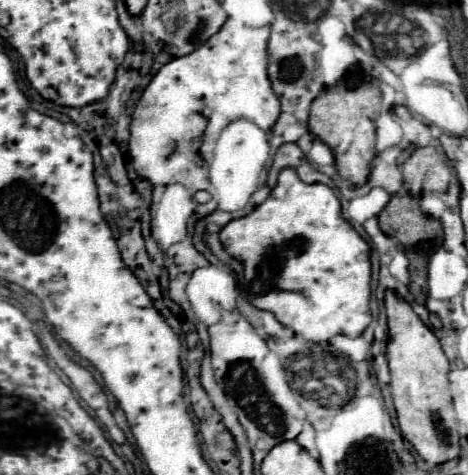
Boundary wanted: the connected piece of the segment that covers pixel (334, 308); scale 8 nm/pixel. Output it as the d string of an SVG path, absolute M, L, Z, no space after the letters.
M287 167L279 173L277 187L271 191L267 201L257 205L255 211L251 211L249 215L227 223L227 227L223 227L219 237L225 251L231 257L245 263L247 299L257 309L271 311L279 323L293 329L297 335L315 343L325 343L335 335L359 337L371 323L369 245L343 217L341 203L327 185L321 183L307 185L297 177L297 173L291 167Z

